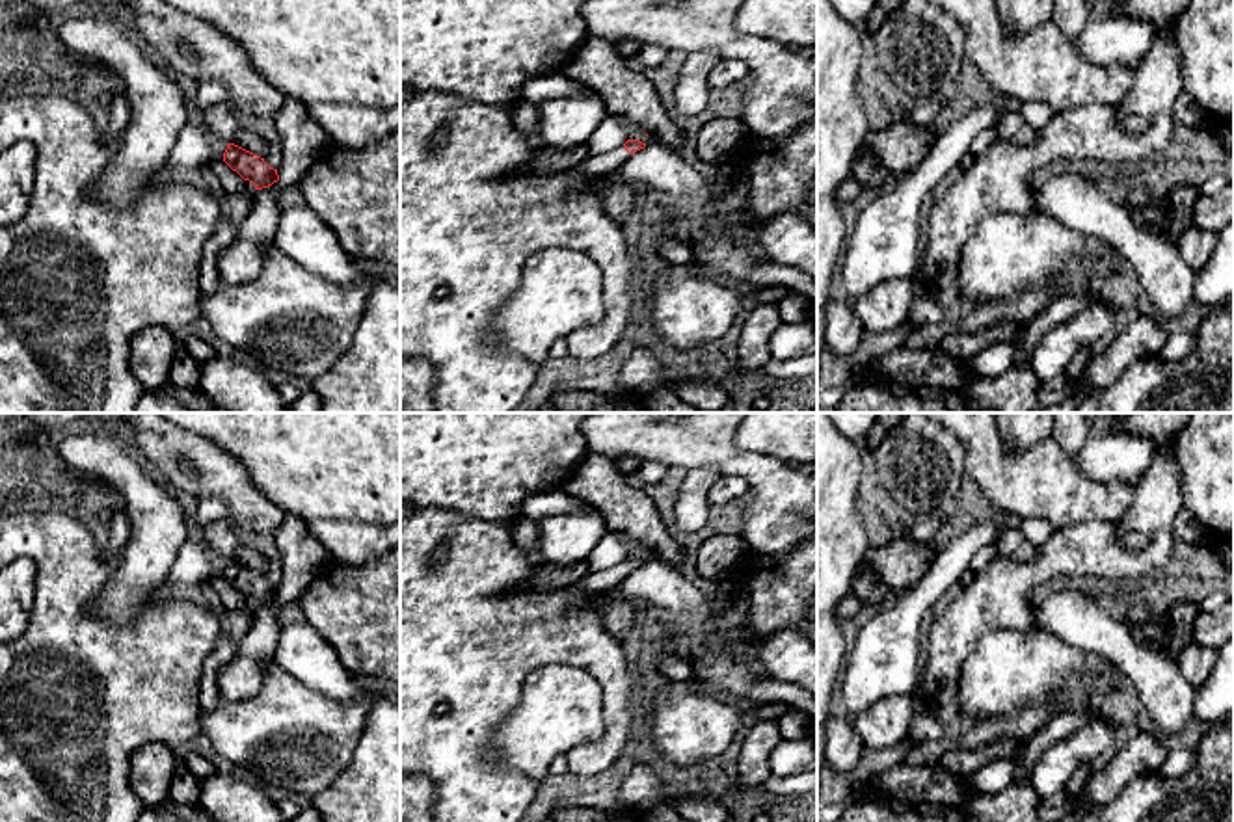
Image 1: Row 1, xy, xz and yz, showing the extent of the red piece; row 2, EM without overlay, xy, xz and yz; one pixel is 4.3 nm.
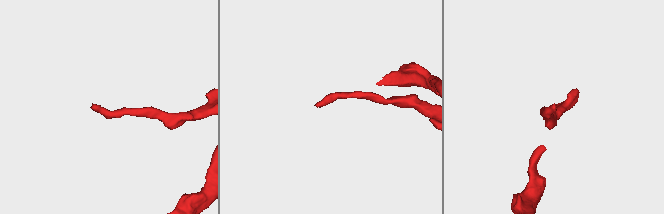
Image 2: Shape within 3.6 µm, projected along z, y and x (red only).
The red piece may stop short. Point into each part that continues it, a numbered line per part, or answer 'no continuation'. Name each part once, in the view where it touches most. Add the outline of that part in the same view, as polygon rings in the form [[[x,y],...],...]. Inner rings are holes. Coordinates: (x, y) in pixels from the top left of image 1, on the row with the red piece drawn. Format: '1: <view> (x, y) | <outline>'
1: xz (603, 164) | [[[618,147],[599,156],[588,156],[584,162],[577,166],[577,169],[583,173],[605,177],[605,175],[610,175],[627,158],[629,158],[629,152],[624,147]]]

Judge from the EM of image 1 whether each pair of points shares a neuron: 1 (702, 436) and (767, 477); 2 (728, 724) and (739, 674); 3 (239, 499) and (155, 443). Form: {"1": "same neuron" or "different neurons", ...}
{"1": "same neuron", "2": "different neurons", "3": "same neuron"}

